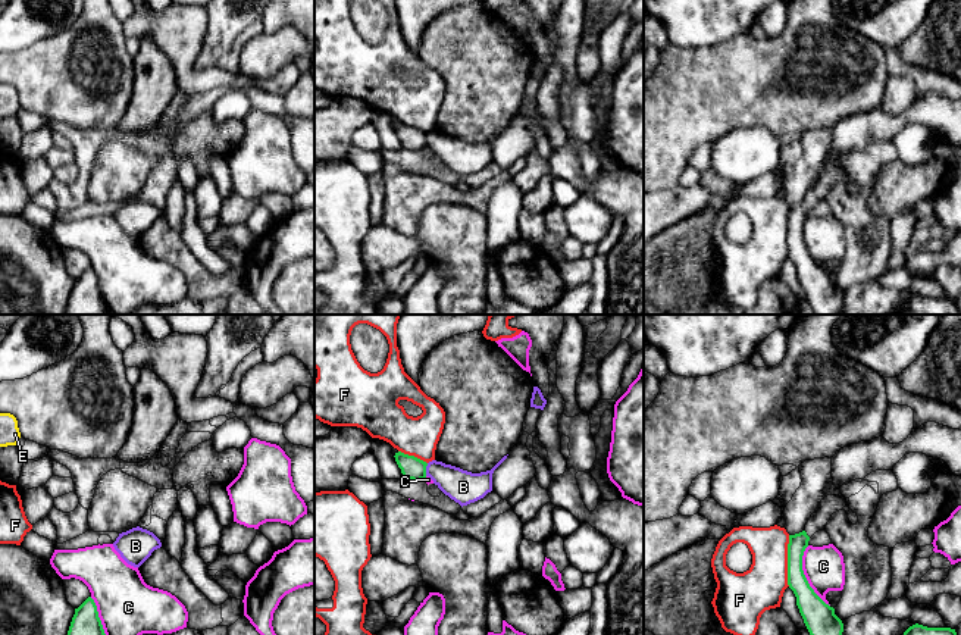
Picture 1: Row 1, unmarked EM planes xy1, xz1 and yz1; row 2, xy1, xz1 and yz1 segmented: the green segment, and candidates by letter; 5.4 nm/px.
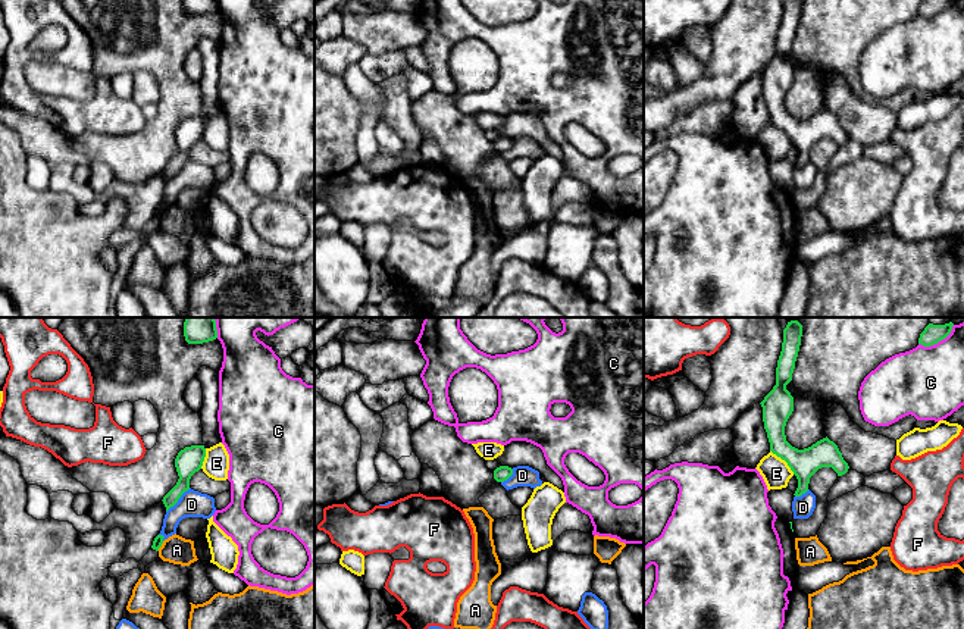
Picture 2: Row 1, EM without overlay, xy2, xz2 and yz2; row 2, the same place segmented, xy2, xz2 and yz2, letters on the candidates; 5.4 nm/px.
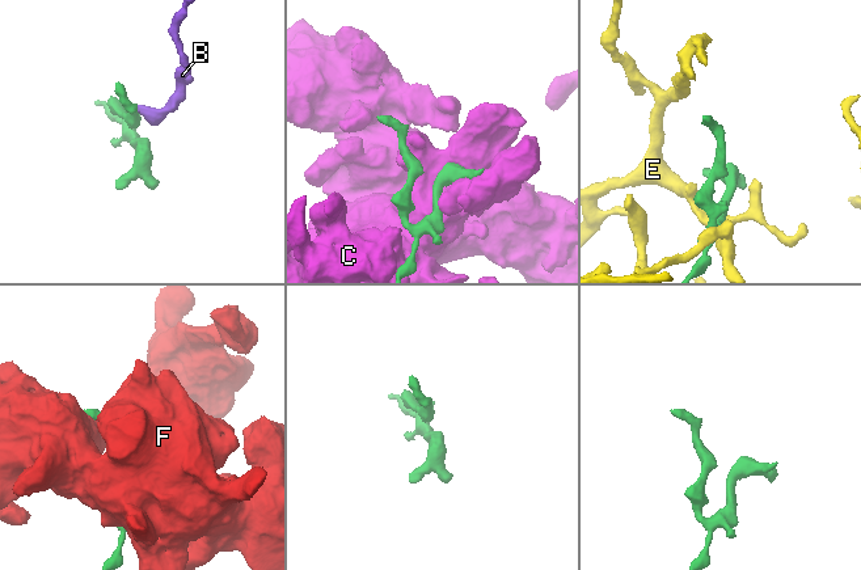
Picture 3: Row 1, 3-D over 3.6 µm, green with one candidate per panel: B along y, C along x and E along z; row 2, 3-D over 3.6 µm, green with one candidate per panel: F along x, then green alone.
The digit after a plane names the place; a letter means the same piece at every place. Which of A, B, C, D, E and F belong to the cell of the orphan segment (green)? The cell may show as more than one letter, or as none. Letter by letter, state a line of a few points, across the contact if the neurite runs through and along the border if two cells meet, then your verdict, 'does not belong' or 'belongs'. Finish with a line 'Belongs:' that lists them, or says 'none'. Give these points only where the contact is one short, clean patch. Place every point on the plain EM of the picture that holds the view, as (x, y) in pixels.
A: does not belong
B: xz1 (428, 134), (425, 146) | does not belong
C: does not belong
D: does not belong
E: yz2 (770, 121), (794, 144) | does not belong
F: does not belong
Belongs: none

